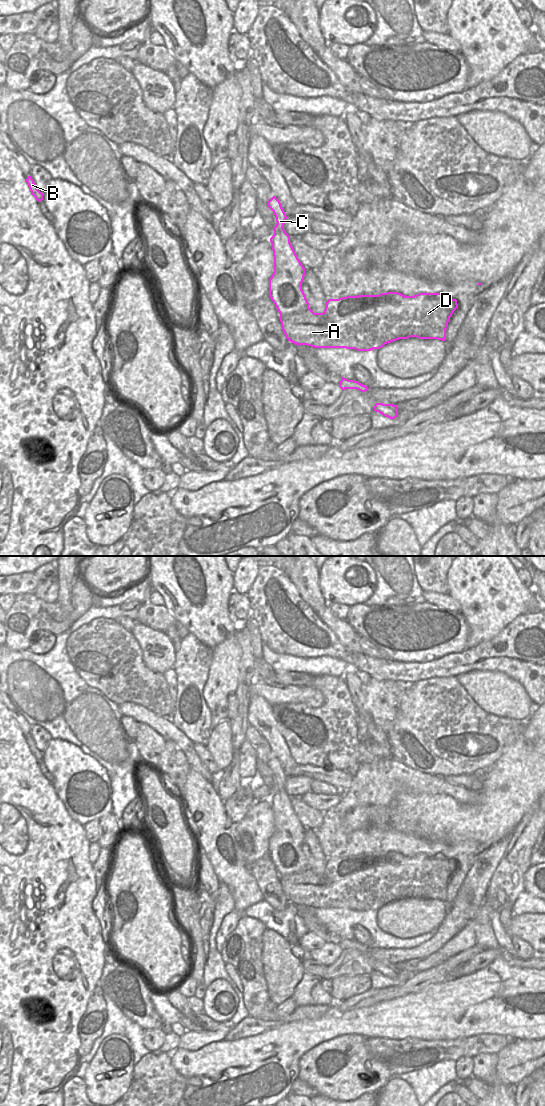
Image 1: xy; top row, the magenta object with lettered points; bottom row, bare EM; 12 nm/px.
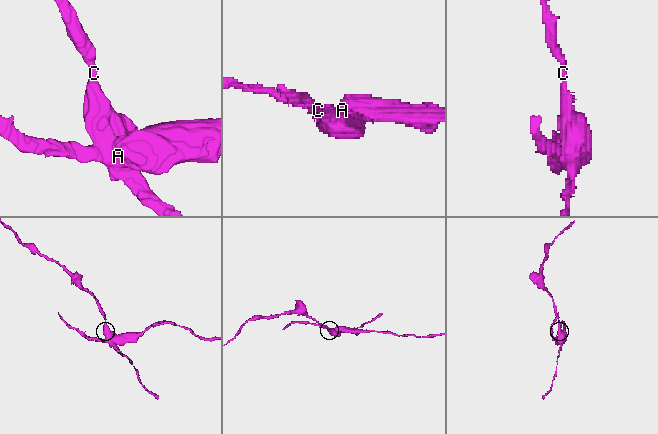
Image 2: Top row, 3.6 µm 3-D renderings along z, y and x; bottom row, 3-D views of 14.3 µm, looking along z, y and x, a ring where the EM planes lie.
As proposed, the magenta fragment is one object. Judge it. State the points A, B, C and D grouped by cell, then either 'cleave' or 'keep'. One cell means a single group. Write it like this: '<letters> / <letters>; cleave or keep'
A B D / C; cleave

